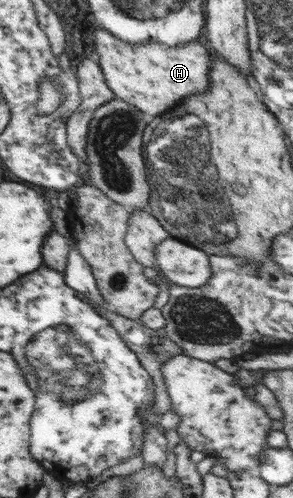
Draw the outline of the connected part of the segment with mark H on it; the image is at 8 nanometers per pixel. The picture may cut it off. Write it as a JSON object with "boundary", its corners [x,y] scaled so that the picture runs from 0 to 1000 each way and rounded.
{"boundary":[[[328,52],[317,88],[334,106],[362,171],[389,183],[403,199],[522,237],[614,209],[635,193],[689,189],[717,173],[717,110],[679,84],[642,84],[580,96],[546,84],[437,88],[355,56]]]}

